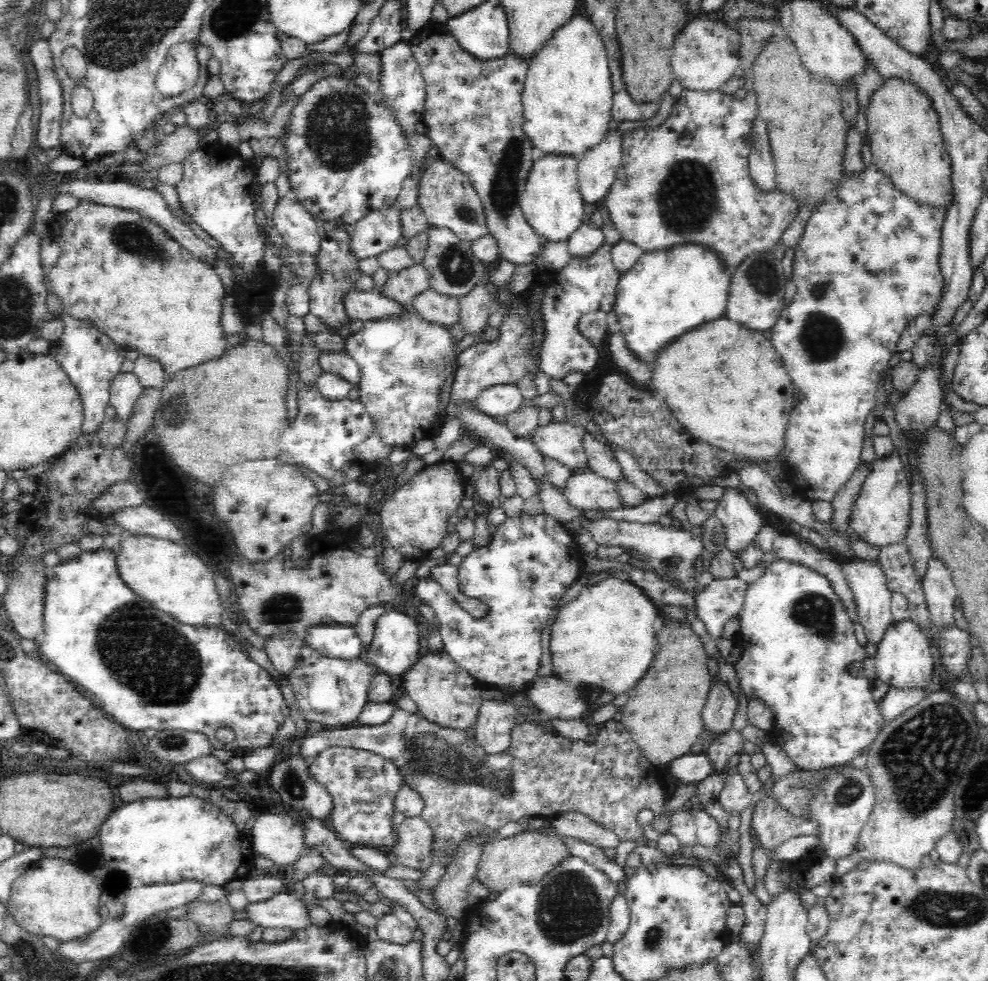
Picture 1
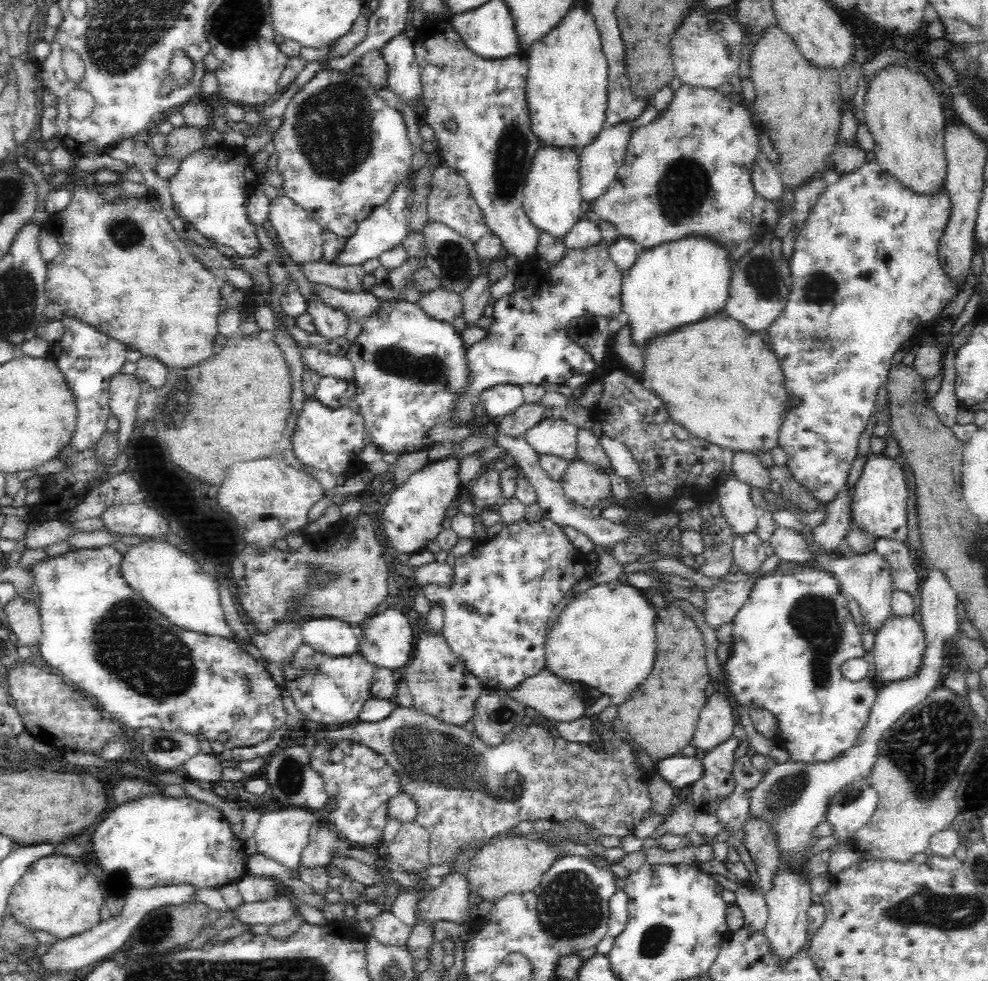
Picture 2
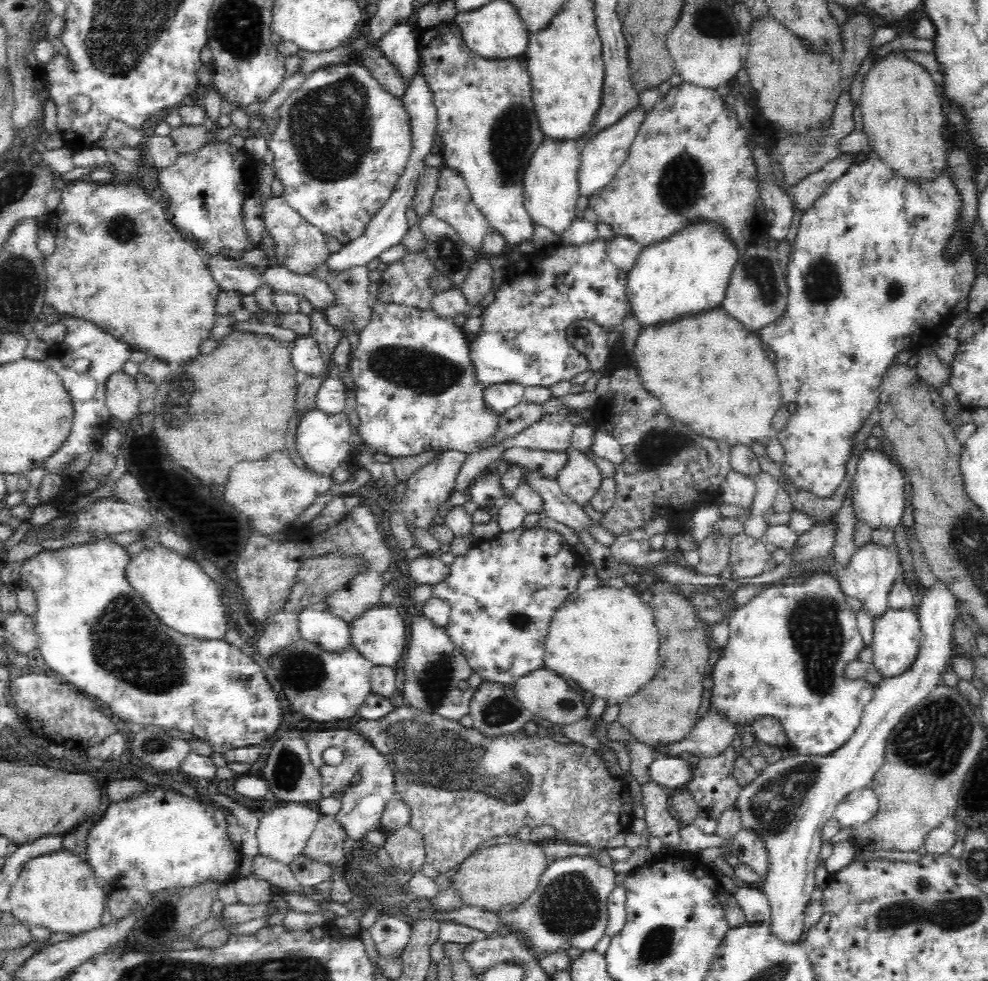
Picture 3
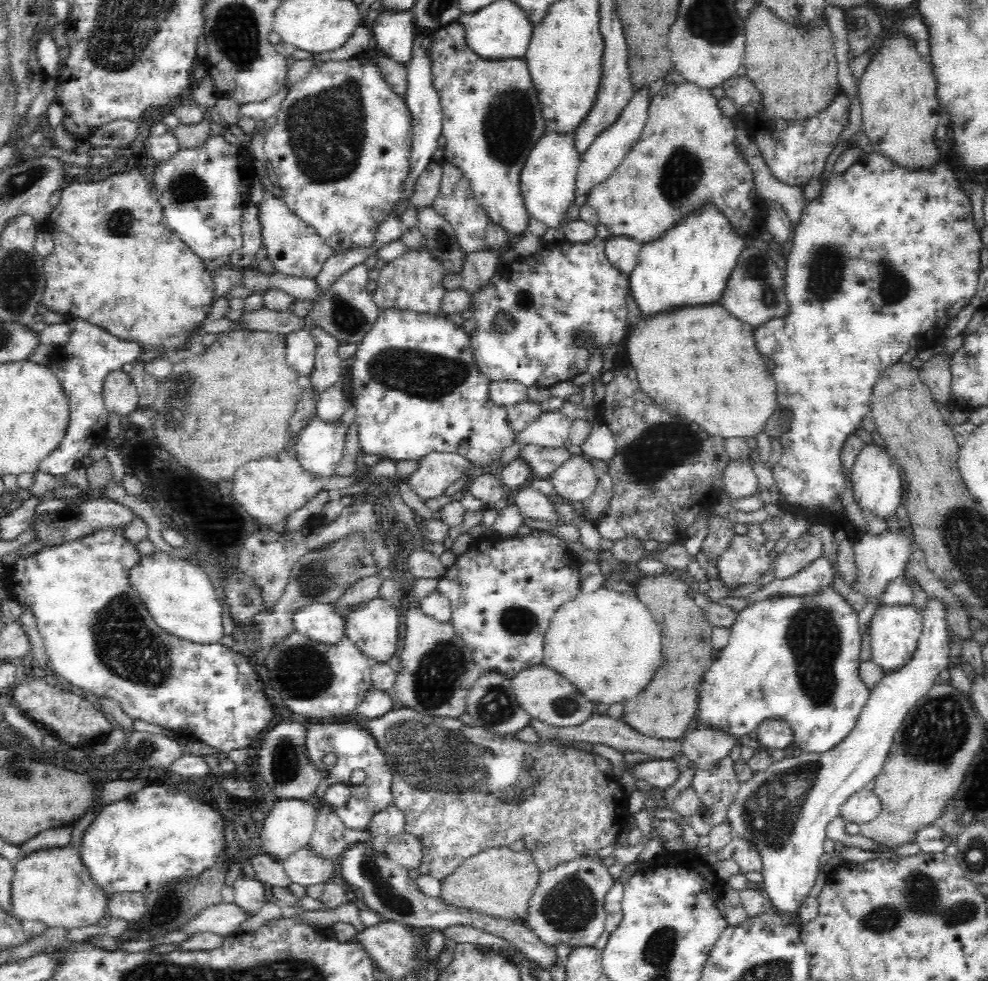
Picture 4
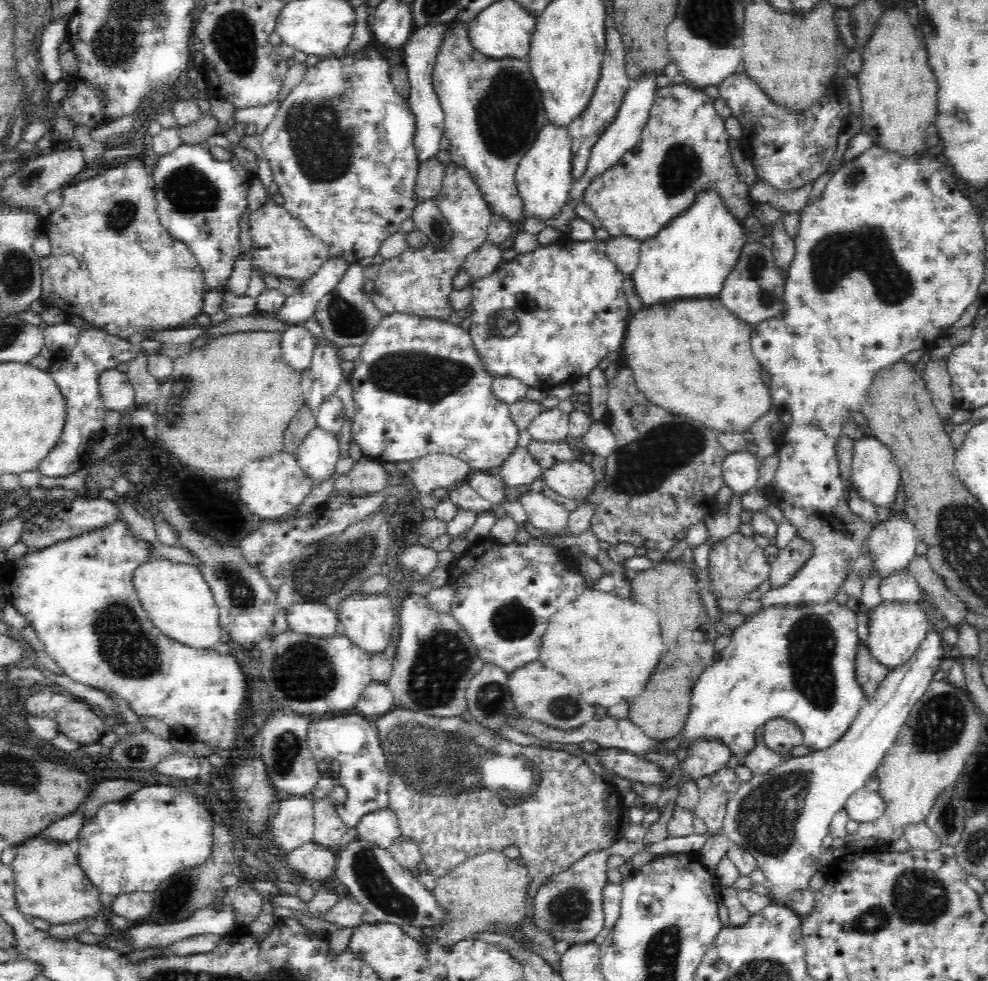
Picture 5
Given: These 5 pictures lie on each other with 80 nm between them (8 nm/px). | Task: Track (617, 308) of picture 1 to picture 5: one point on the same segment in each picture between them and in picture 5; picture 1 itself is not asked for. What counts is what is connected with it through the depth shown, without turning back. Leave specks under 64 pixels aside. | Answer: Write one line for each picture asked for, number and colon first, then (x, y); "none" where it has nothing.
2: (675, 284)
3: (689, 273)
4: (690, 265)
5: (689, 259)

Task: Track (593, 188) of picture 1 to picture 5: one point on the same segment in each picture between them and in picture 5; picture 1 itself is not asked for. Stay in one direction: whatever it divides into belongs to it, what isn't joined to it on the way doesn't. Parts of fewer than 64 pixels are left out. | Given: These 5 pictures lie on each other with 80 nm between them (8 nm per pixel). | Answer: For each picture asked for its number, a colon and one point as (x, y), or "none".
2: (598, 164)
3: (600, 159)
4: (600, 159)
5: (622, 135)

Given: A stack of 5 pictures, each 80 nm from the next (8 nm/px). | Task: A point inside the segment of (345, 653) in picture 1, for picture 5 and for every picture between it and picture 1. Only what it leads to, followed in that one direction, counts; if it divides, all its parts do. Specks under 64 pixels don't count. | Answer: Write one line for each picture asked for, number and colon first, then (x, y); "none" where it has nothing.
2: (335, 638)
3: (317, 626)
4: (319, 621)
5: (317, 620)

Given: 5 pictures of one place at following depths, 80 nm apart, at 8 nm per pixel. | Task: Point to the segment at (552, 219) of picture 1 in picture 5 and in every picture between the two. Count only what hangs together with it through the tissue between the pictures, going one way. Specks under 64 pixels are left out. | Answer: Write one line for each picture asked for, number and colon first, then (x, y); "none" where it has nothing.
2: (551, 199)
3: (550, 185)
4: (548, 179)
5: (544, 177)

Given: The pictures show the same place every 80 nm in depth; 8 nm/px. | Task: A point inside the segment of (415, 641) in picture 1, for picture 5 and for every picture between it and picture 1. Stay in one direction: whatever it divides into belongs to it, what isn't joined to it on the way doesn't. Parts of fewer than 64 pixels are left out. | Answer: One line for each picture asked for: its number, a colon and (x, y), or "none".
2: (388, 642)
3: (380, 635)
4: (373, 628)
5: (367, 620)

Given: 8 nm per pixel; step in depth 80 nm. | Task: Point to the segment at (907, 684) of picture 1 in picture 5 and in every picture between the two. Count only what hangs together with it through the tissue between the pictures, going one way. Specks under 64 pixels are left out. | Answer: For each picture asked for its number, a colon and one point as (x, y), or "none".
2: (899, 650)
3: (897, 635)
4: (894, 631)
5: (895, 630)

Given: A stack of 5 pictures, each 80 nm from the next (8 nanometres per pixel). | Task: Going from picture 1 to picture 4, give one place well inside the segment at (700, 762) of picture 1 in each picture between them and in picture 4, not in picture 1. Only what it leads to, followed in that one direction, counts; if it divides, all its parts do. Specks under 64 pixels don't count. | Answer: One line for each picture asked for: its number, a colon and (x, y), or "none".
2: (680, 770)
3: (672, 772)
4: (660, 773)

